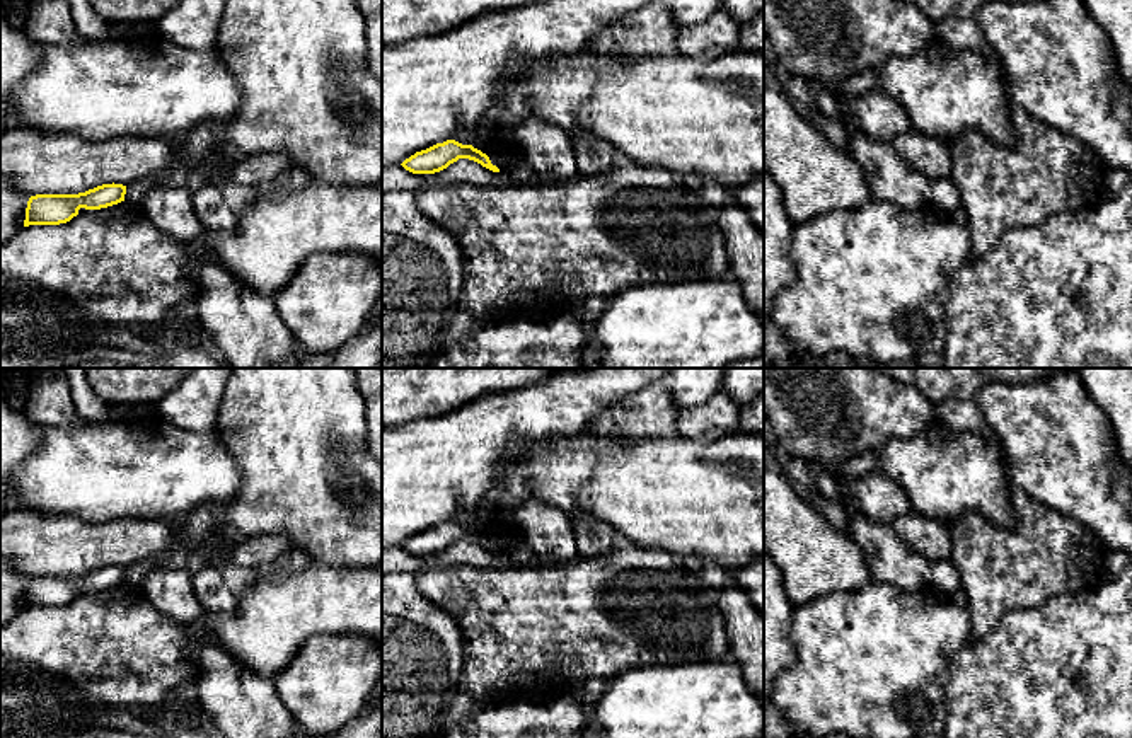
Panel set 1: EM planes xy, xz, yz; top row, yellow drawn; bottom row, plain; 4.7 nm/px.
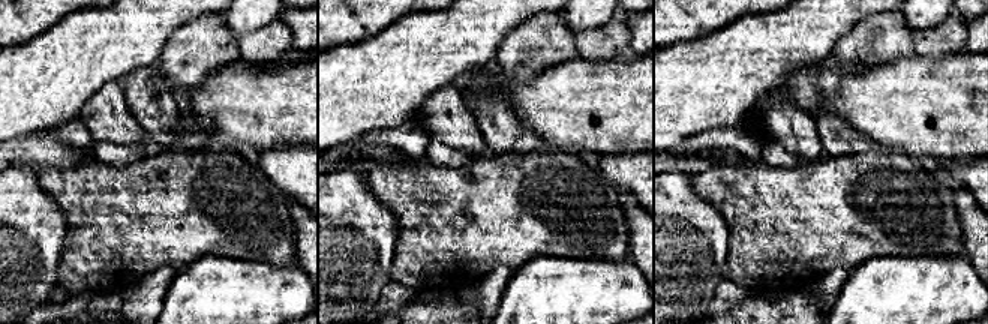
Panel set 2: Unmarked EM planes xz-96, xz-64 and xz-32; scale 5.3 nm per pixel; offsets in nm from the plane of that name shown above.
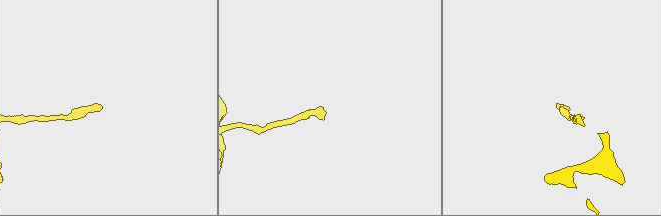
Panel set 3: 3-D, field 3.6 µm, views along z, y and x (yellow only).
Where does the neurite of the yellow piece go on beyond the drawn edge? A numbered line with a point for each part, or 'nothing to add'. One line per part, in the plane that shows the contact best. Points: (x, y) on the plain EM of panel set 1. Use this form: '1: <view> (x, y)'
nothing to add

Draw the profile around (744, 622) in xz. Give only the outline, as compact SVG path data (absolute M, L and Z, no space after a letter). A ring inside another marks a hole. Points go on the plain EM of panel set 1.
M735 583L719 590L719 612L731 658L738 663L750 694L764 707L764 615L754 607L747 591Z

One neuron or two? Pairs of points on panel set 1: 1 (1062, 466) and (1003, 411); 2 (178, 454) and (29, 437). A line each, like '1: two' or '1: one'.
1: one
2: two

